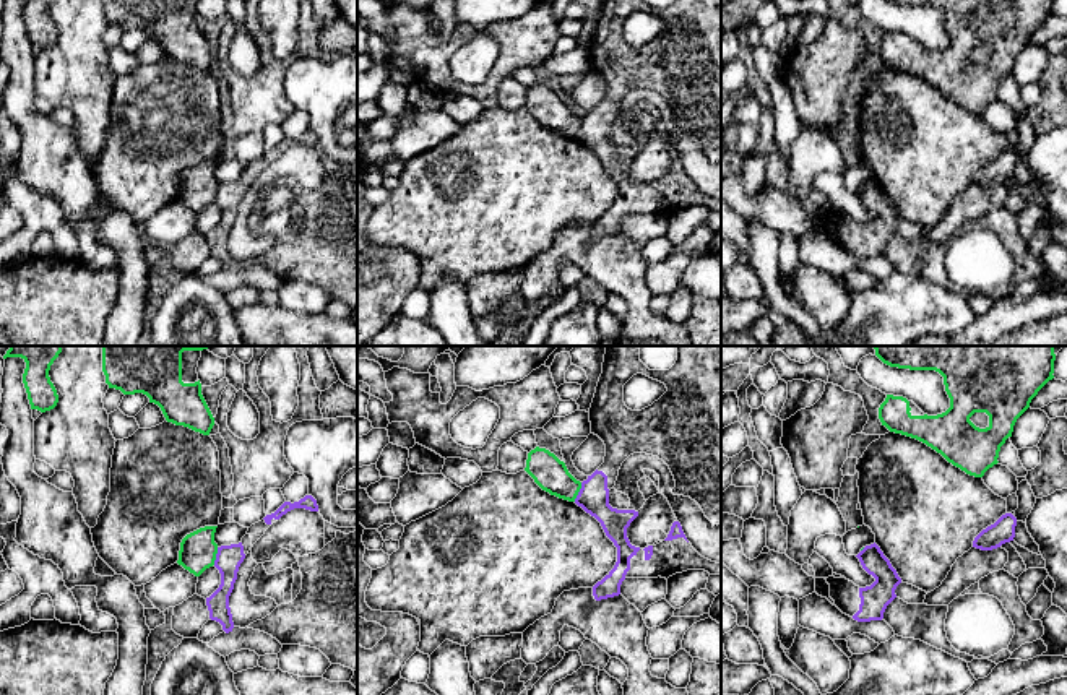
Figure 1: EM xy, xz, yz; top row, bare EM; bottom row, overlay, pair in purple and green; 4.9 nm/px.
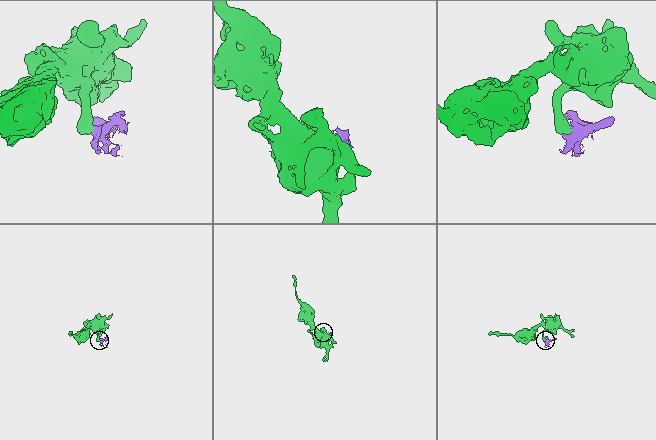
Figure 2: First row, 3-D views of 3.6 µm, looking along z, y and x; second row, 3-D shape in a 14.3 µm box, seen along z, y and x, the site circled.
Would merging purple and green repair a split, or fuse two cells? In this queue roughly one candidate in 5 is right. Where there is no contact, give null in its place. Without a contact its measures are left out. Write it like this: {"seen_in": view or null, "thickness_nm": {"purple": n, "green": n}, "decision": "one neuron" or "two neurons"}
{"seen_in": "xz", "thickness_nm": {"purple": 160, "green": 170}, "decision": "two neurons"}

